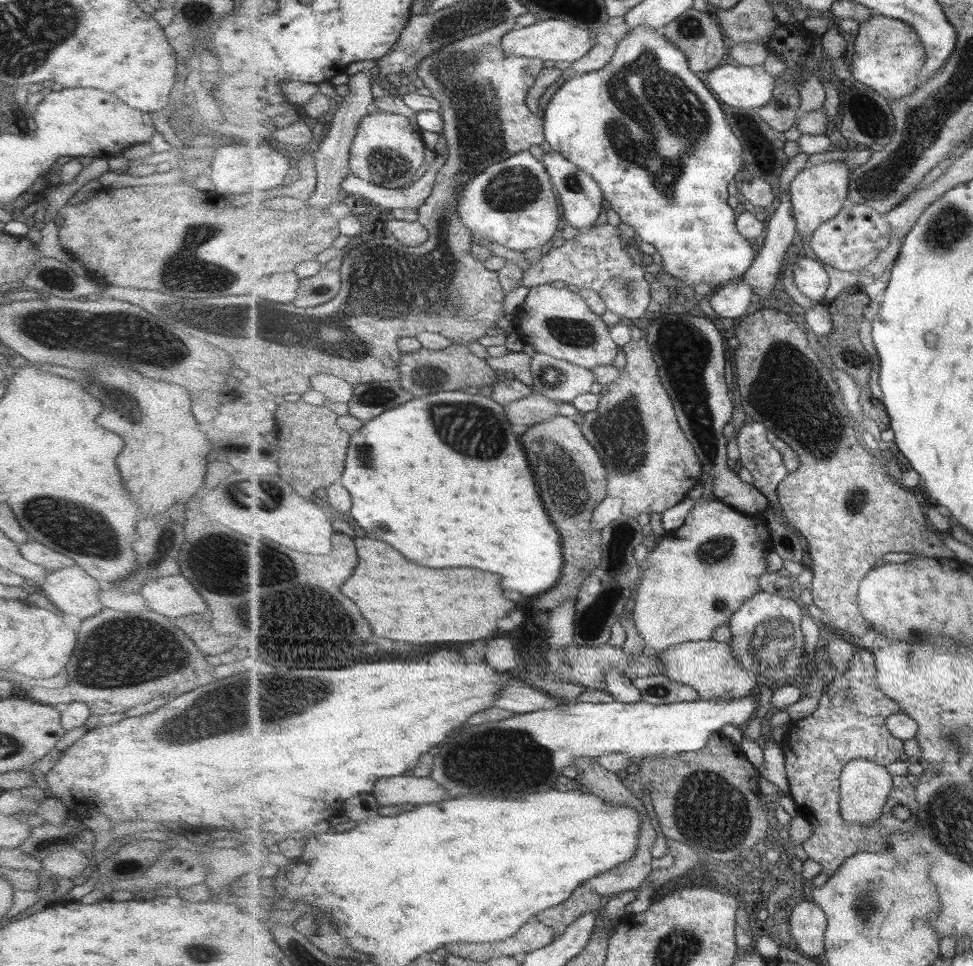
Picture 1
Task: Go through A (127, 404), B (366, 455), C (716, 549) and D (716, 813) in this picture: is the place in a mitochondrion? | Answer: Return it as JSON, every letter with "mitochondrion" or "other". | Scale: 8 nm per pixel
{"A":"mitochondrion","B":"mitochondrion","C":"mitochondrion","D":"mitochondrion"}

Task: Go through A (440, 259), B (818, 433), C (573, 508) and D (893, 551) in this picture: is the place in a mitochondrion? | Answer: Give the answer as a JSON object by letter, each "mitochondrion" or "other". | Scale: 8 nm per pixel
{"A":"mitochondrion","B":"mitochondrion","C":"mitochondrion","D":"other"}

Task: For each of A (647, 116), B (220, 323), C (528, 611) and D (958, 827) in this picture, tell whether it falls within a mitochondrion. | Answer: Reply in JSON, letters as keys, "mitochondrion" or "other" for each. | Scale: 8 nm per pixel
{"A":"mitochondrion","B":"mitochondrion","C":"other","D":"mitochondrion"}

